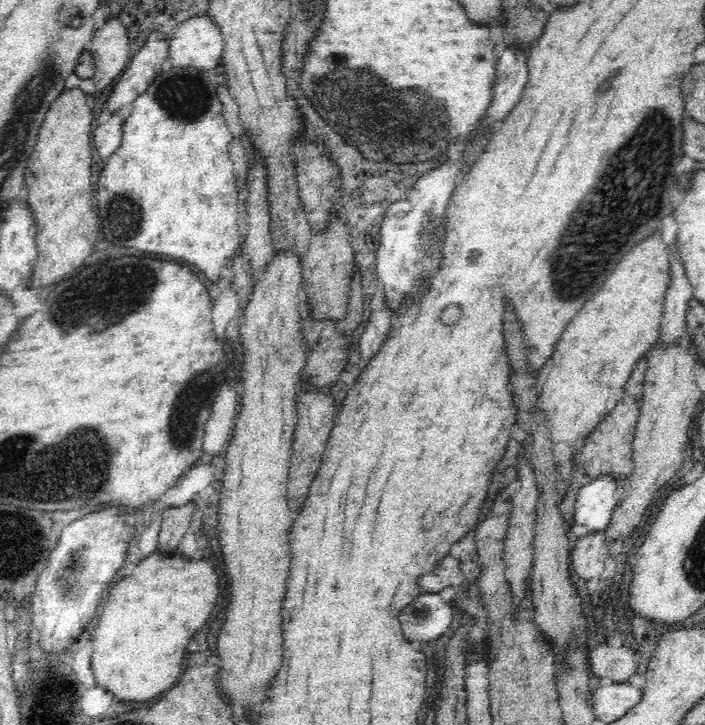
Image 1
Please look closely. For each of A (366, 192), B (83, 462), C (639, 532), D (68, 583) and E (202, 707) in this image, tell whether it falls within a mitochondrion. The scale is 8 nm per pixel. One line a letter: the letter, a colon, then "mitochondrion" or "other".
A: other
B: mitochondrion
C: other
D: mitochondrion
E: other

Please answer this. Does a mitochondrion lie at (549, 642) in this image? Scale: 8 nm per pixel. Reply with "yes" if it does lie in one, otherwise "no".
no

